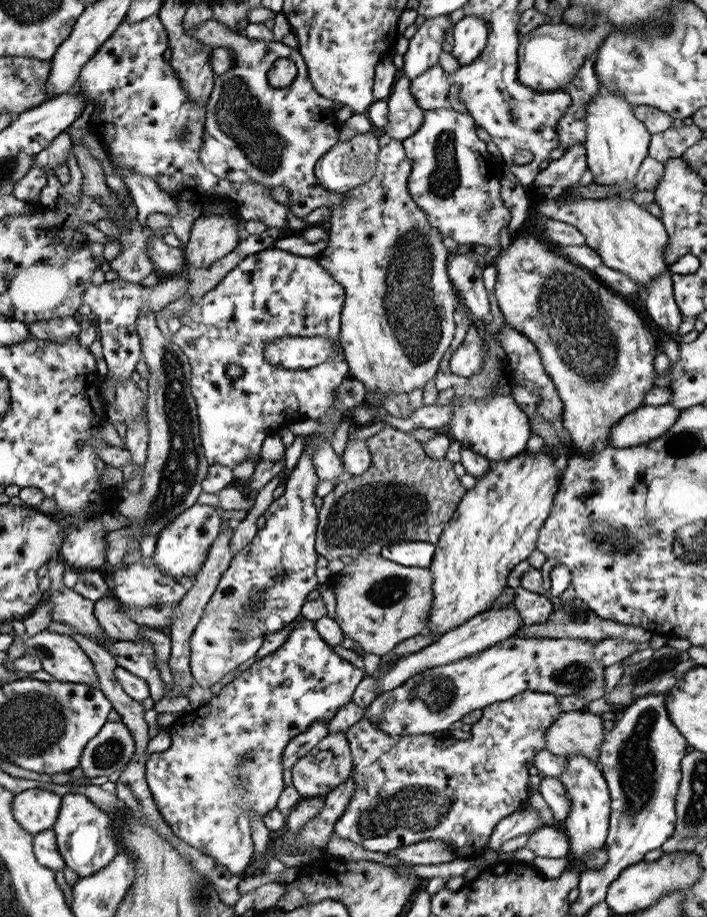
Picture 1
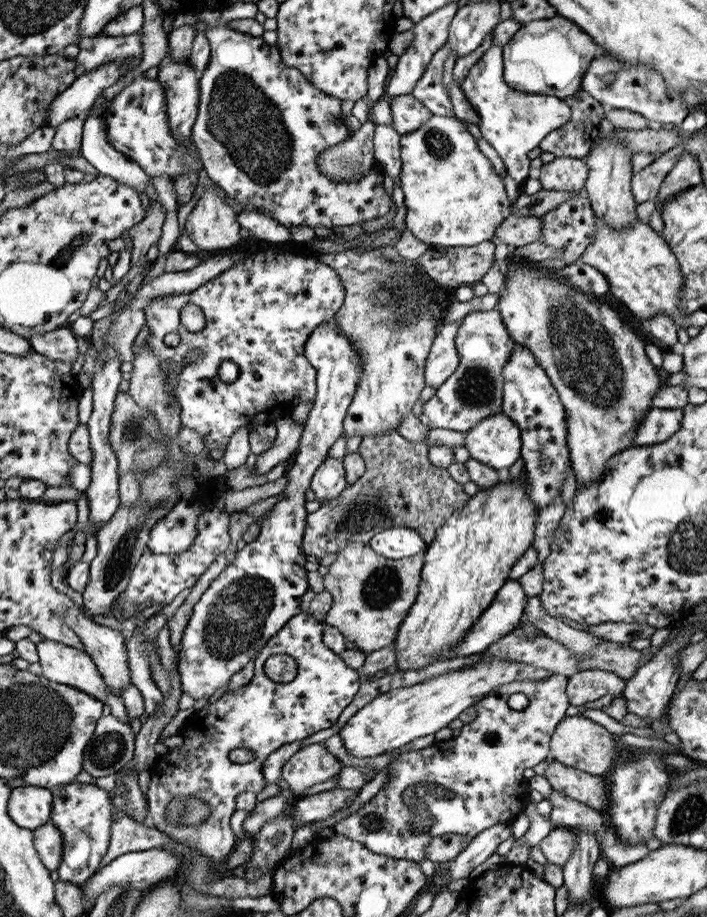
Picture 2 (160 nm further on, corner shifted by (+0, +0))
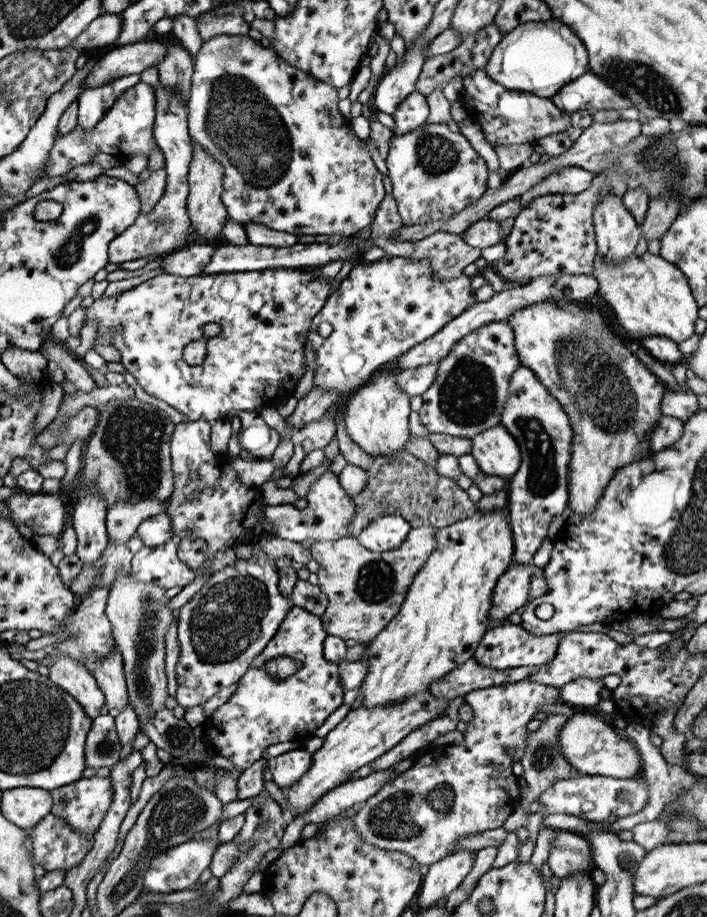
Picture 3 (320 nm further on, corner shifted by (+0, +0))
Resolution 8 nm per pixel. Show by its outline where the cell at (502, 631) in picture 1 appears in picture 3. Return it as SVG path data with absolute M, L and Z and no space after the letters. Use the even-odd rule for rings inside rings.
M512 562L507 571L497 578L493 599L488 613L488 630L508 624L508 617L518 613L520 607L531 599L531 576L534 565Z

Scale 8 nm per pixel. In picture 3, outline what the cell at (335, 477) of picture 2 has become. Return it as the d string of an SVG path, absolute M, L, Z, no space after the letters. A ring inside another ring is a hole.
M330 468L312 484L305 498L308 506L303 510L282 504L280 506L265 505L265 509L259 516L256 532L274 531L277 537L299 543L308 540L338 540L349 536L349 526L356 512L355 504Z

